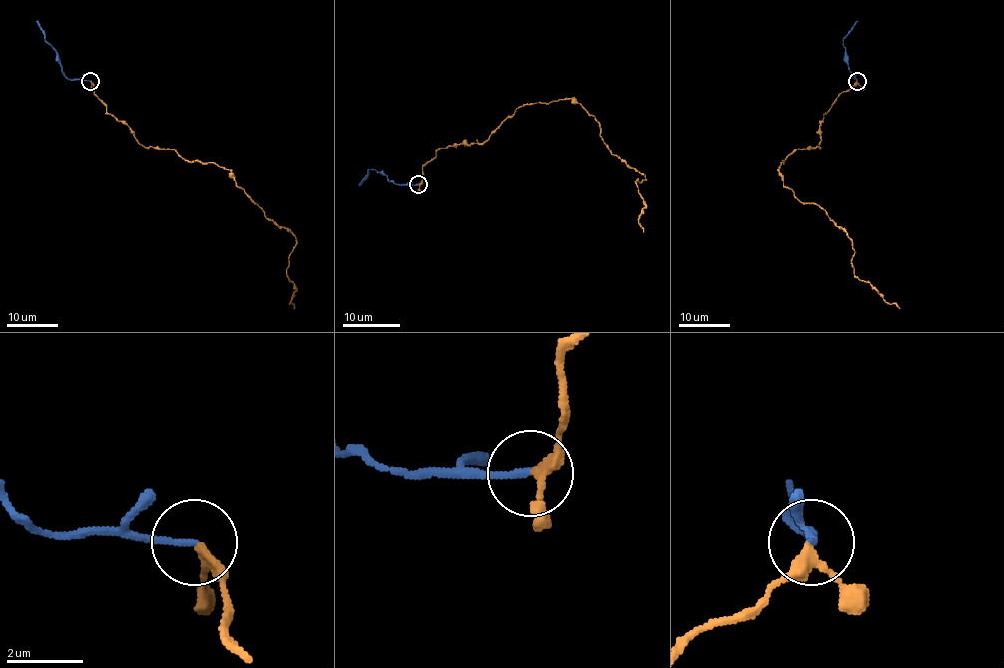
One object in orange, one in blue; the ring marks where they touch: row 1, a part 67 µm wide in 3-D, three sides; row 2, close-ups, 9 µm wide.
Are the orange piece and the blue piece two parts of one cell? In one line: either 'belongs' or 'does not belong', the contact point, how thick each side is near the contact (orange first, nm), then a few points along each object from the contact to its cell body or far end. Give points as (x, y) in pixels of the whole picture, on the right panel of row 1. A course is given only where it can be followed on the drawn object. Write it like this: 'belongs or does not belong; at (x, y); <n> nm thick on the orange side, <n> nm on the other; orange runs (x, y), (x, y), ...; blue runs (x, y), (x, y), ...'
does not belong; at (857, 81); 200 nm thick on the orange side, 180 nm on the other; orange runs (856, 80), (824, 114), (819, 147), (796, 149), (779, 171), (849, 238), (854, 274), (900, 308); blue runs (856, 80), (849, 67), (843, 38), (858, 21)

